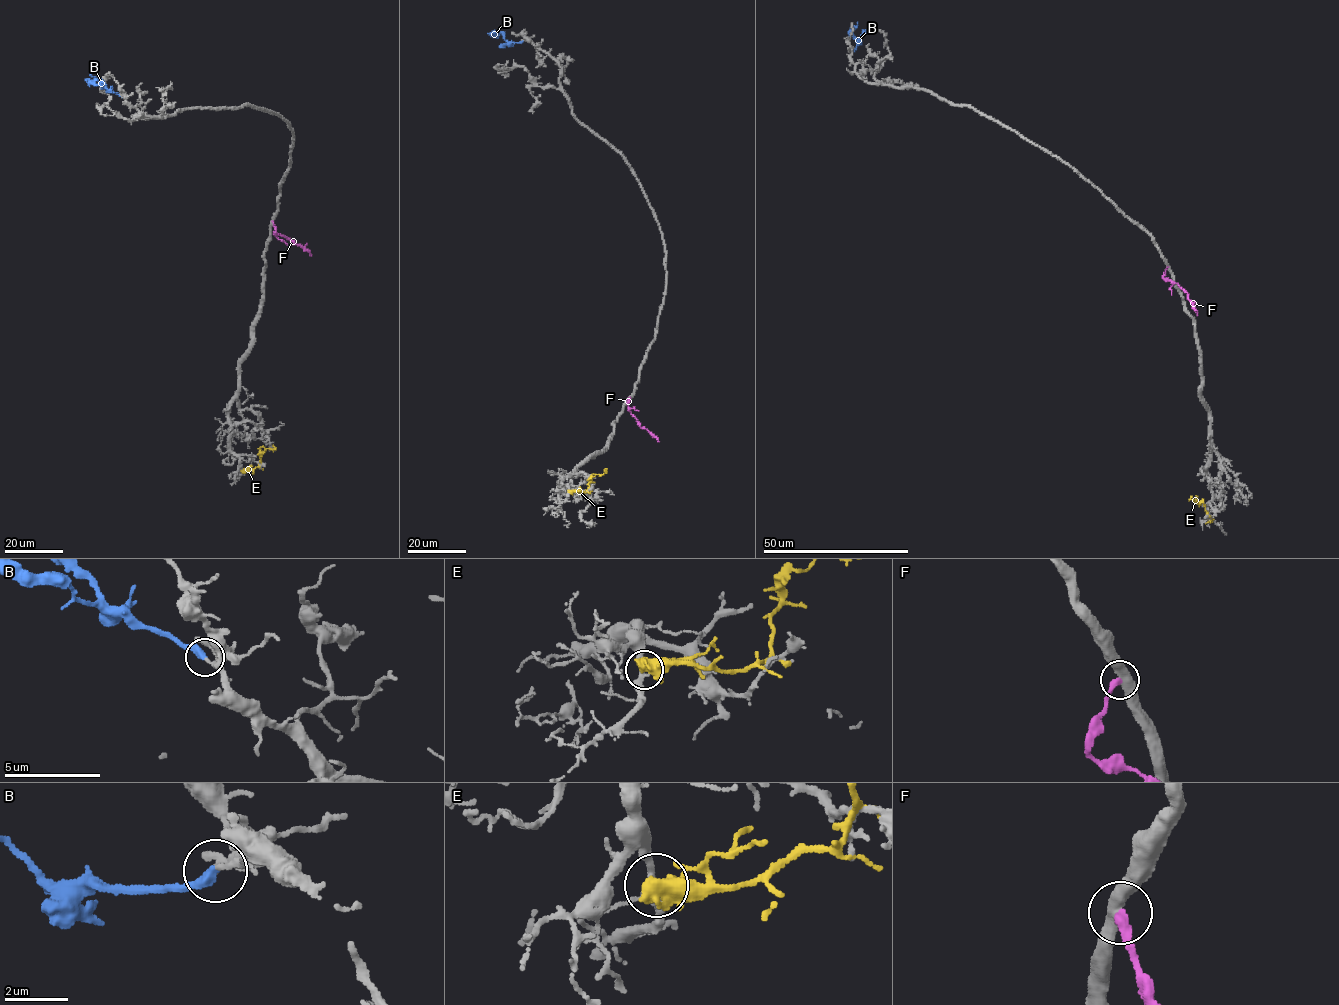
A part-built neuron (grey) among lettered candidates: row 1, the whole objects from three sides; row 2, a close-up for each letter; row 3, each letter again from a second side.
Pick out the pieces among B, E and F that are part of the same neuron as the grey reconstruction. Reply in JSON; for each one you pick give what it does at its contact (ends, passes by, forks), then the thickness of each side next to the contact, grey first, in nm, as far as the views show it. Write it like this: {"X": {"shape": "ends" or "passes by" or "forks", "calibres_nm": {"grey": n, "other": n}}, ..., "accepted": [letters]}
{"B": {"shape": "ends", "calibres_nm": {"grey": 170, "other": 360}}, "accepted": ["B"]}

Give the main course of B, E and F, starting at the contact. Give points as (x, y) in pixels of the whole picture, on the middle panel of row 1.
B: (523, 40), (507, 42), (499, 32), (488, 34), (491, 37)
E: (569, 492), (587, 490), (592, 477), (601, 475), (605, 472), (603, 470)
F: (627, 401), (629, 399), (630, 412), (641, 427), (659, 442)

